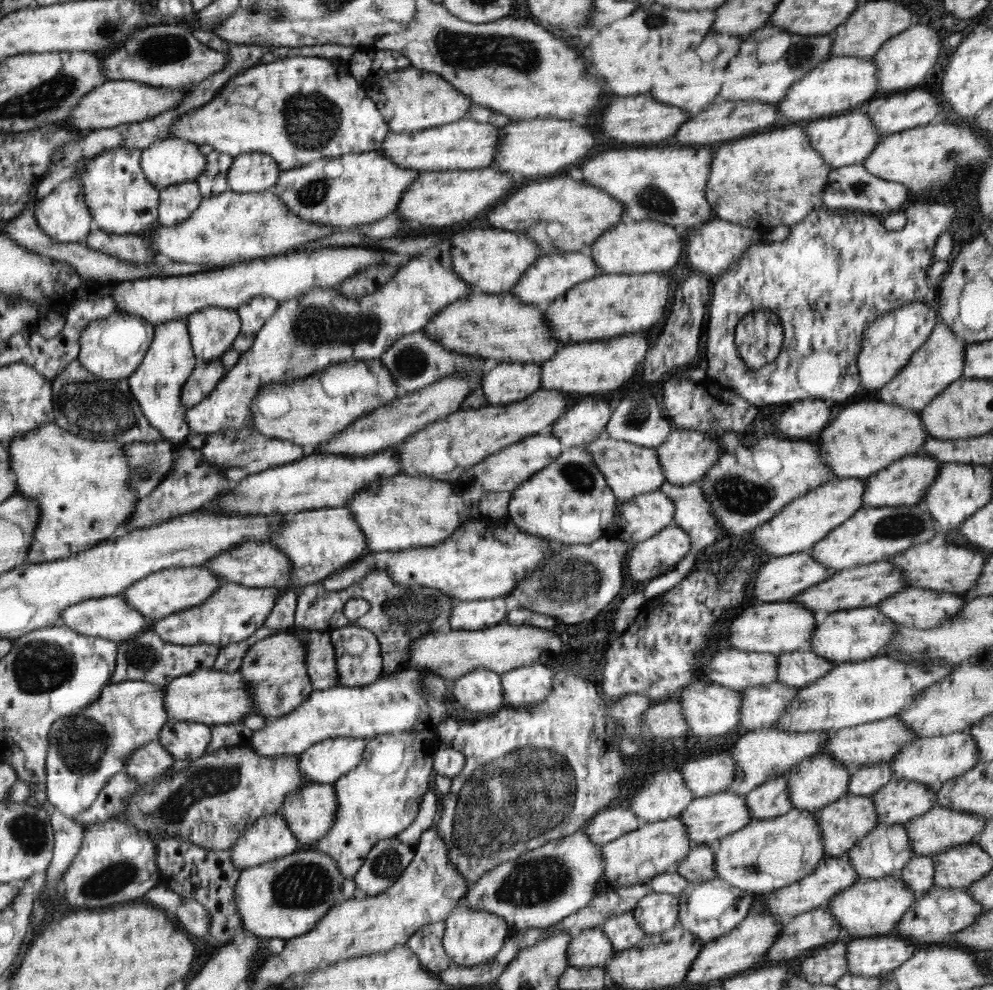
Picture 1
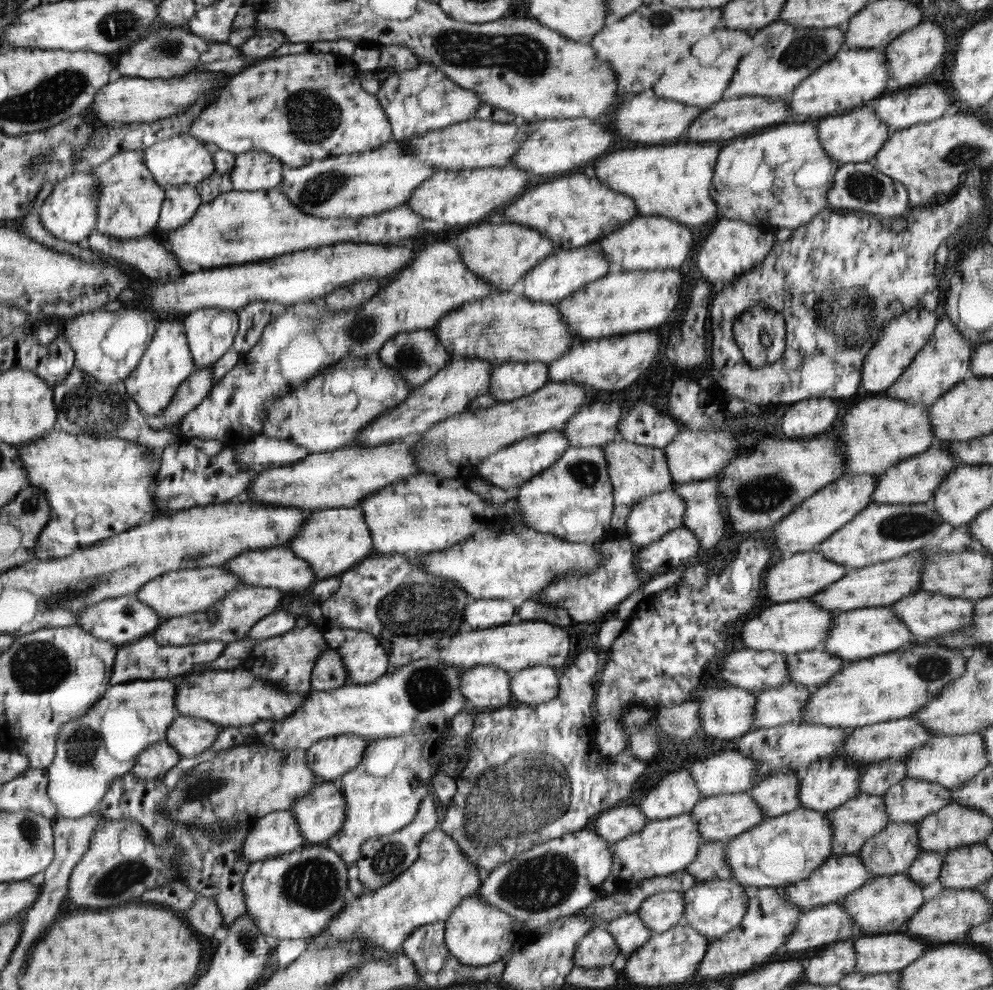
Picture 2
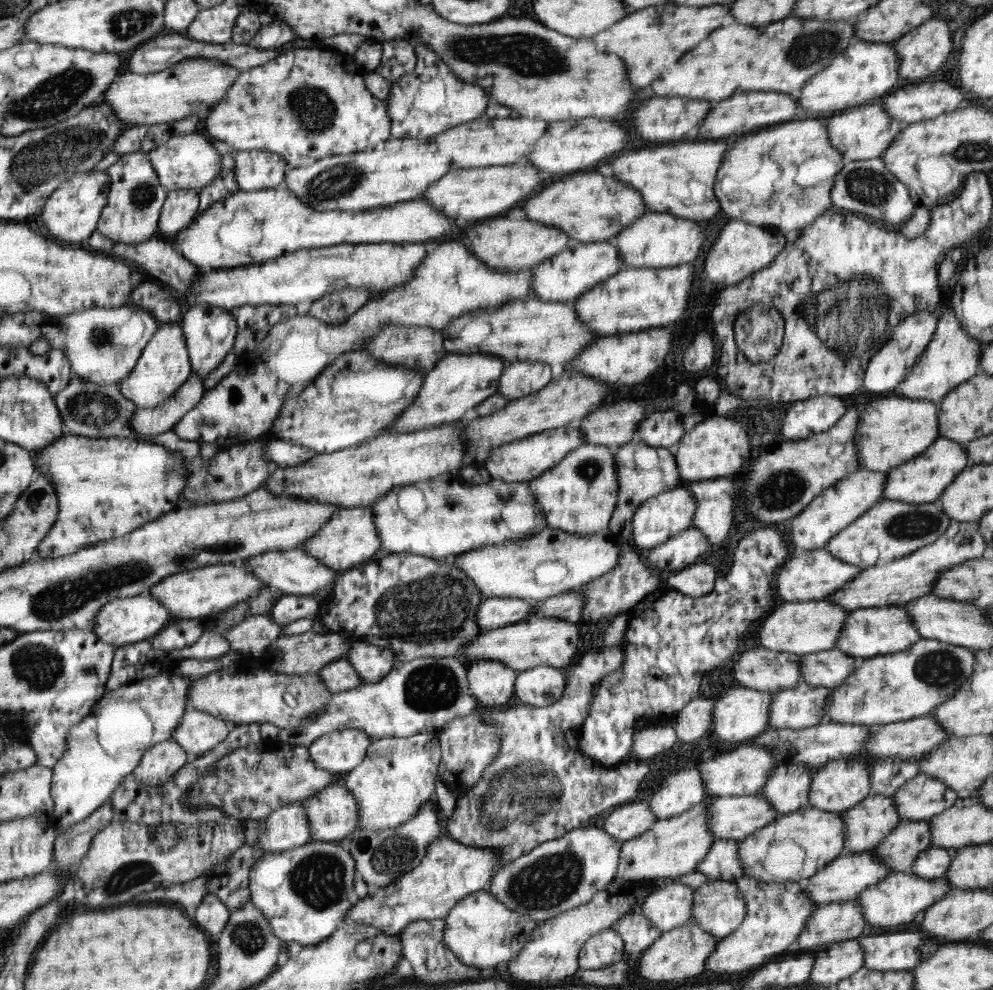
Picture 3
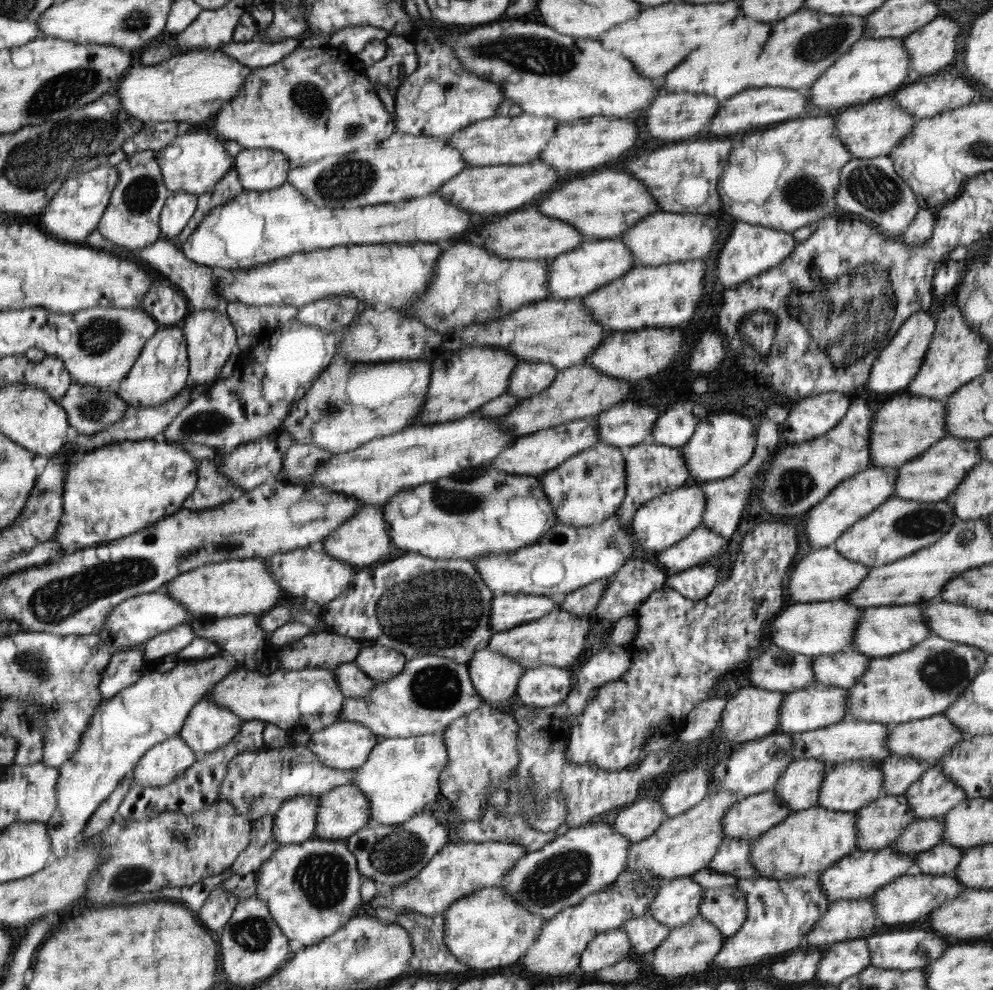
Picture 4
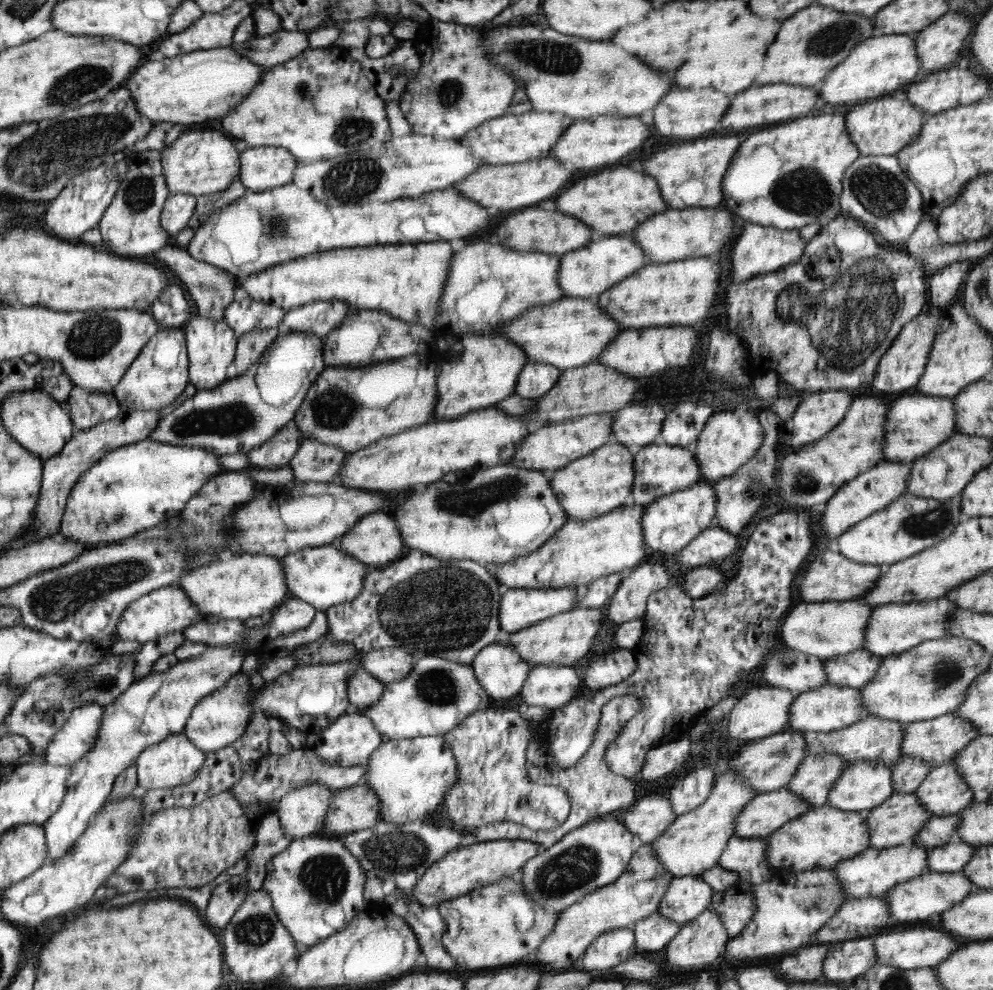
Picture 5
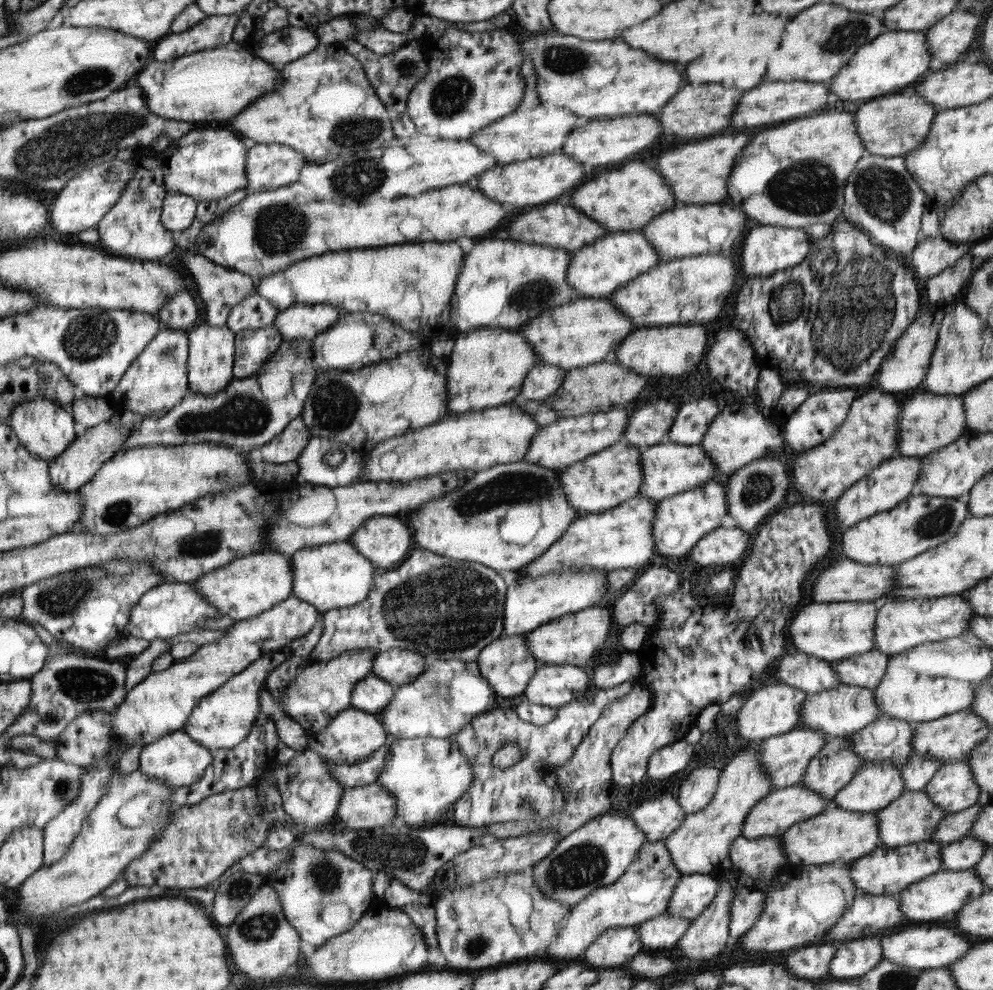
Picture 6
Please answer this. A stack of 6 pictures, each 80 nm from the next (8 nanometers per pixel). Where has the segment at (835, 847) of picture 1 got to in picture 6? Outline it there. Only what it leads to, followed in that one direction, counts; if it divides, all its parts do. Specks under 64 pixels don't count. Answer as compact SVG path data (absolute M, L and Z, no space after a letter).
M905 791L894 803L875 812L875 815L878 817L880 845L897 847L930 841L932 833L940 827L947 812L942 811L942 808L938 808L936 804L932 804L924 791Z

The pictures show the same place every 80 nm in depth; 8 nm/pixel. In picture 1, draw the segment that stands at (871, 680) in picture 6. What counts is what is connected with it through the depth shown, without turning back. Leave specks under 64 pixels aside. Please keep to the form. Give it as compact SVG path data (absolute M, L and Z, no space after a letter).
M794 651L778 655L777 681L800 689L826 676L836 665L814 651Z

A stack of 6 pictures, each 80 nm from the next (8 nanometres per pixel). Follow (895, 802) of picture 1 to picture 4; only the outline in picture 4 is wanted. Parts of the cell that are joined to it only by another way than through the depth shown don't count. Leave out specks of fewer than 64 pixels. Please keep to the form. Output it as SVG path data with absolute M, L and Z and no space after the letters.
M940 765L929 766L904 793L918 819L942 818L966 801L966 792L952 782Z

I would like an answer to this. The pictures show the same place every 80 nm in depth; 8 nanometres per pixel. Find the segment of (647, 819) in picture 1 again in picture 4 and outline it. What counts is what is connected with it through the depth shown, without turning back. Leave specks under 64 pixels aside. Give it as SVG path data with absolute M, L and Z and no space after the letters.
M694 767L668 782L668 788L658 796L658 804L668 817L678 816L702 802L712 791L710 785L709 771Z

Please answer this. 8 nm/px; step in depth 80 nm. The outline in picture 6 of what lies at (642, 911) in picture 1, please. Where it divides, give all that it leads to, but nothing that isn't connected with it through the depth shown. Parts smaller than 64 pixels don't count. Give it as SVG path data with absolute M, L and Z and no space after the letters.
M710 874L684 875L678 881L666 913L680 918L698 918L713 902L719 891L719 882Z

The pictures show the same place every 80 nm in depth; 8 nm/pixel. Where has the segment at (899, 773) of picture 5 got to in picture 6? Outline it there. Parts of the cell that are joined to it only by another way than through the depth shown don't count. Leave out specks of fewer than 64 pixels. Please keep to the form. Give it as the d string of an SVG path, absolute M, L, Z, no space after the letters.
M913 753L906 764L898 768L900 769L900 776L904 780L905 790L916 792L926 789L941 766L938 764L938 760L934 760L934 757Z

